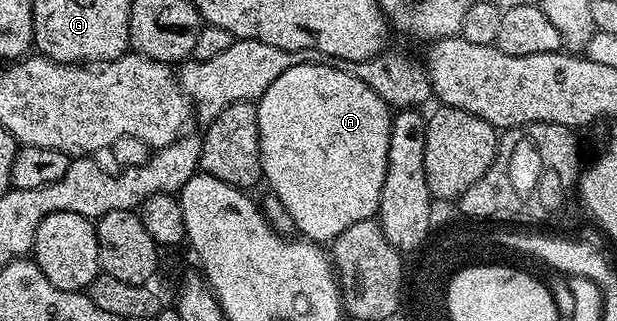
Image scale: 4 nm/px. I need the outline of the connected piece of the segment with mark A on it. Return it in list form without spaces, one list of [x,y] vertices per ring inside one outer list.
[[[326,61],[296,62],[288,70],[281,72],[281,76],[277,76],[277,80],[273,80],[273,84],[269,84],[267,91],[257,100],[257,128],[259,129],[259,143],[261,144],[261,168],[263,169],[265,182],[271,185],[268,186],[270,193],[275,194],[277,199],[284,204],[289,215],[293,216],[293,224],[296,231],[304,239],[327,244],[335,239],[338,234],[345,232],[345,228],[349,228],[366,218],[376,217],[379,209],[381,188],[385,184],[393,110],[392,107],[387,105],[385,100],[381,100],[381,96],[377,96],[377,92],[373,92],[373,88],[369,88],[369,84],[365,84],[350,69],[344,68],[339,64],[326,66],[323,62]]]

